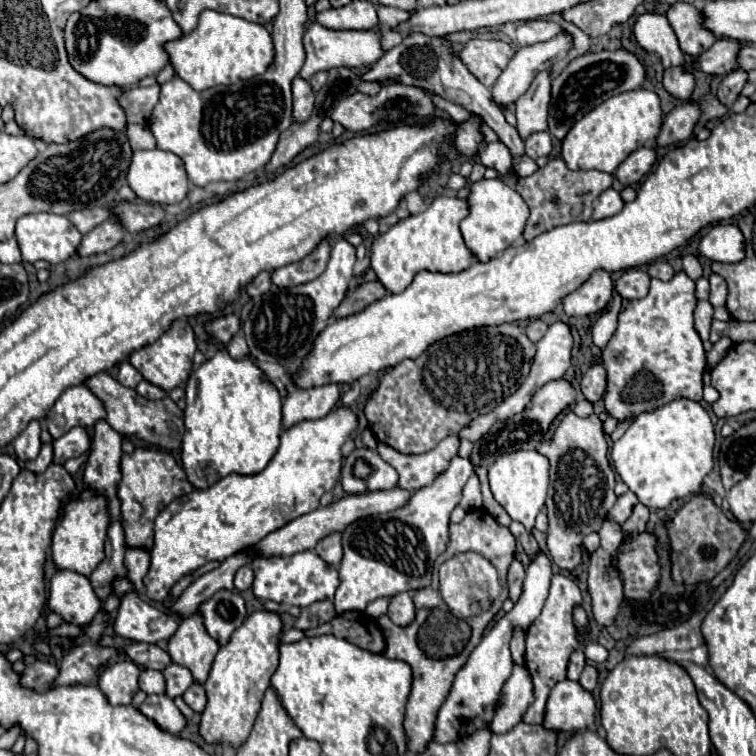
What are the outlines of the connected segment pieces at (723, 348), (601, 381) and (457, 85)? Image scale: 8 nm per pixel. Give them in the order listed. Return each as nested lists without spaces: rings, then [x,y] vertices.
[[[723,336],[718,342],[713,345],[713,348],[707,353],[707,367],[713,369],[723,357],[725,353],[732,347],[732,341],[727,337]]]
[[[593,363],[581,379],[581,393],[587,401],[599,401],[607,387],[607,371],[603,363]]]
[[[413,33],[403,37],[403,41],[387,51],[365,75],[363,81],[383,81],[383,79],[397,79],[405,85],[425,87],[435,91],[437,95],[445,97],[447,101],[453,101],[461,107],[465,107],[471,113],[477,113],[497,135],[499,139],[509,147],[513,157],[519,157],[525,153],[523,141],[517,135],[517,129],[505,121],[503,109],[493,101],[491,89],[473,79],[469,71],[465,71],[465,65],[451,53],[451,43],[447,43],[443,37],[427,37],[421,33]]]

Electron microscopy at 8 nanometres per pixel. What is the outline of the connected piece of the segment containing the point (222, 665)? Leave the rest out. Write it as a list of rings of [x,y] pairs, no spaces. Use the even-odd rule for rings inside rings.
[[[255,611],[231,635],[231,641],[219,649],[205,683],[207,707],[201,715],[201,735],[205,741],[231,743],[239,747],[247,739],[253,727],[253,719],[259,713],[263,693],[267,691],[269,681],[279,665],[281,627],[283,621],[279,613]]]

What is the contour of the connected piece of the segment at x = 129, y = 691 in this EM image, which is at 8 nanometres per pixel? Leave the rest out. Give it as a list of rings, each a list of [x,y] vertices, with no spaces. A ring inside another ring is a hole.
[[[119,661],[111,667],[105,667],[99,677],[99,689],[105,693],[111,705],[129,705],[133,693],[139,691],[137,679],[139,667],[131,661]]]

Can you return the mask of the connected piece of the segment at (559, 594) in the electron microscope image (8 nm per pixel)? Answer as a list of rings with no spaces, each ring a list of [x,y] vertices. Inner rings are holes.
[[[553,579],[551,581],[551,591],[549,591],[549,597],[545,601],[543,611],[541,611],[541,615],[535,619],[533,627],[529,627],[529,631],[525,635],[525,645],[527,645],[525,667],[531,673],[533,685],[535,685],[535,703],[523,715],[525,723],[535,723],[535,725],[543,723],[545,705],[547,705],[547,697],[549,697],[551,689],[561,679],[567,679],[569,657],[571,657],[571,653],[575,649],[581,647],[581,641],[577,639],[579,631],[577,631],[577,625],[575,625],[575,619],[573,619],[573,609],[577,605],[581,605],[581,603],[583,603],[581,591],[571,579]]]

